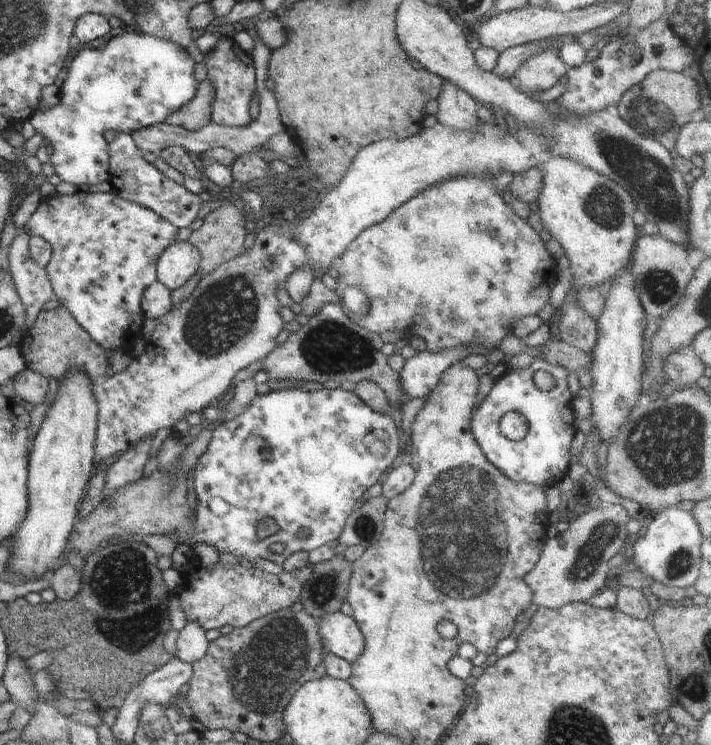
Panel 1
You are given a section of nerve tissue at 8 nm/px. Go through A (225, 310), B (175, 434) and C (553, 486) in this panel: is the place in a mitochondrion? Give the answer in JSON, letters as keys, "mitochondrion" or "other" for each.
{"A":"mitochondrion","B":"other","C":"other"}

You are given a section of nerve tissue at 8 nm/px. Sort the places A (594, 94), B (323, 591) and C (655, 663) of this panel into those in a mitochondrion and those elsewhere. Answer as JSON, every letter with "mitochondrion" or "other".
{"A":"other","B":"mitochondrion","C":"other"}

